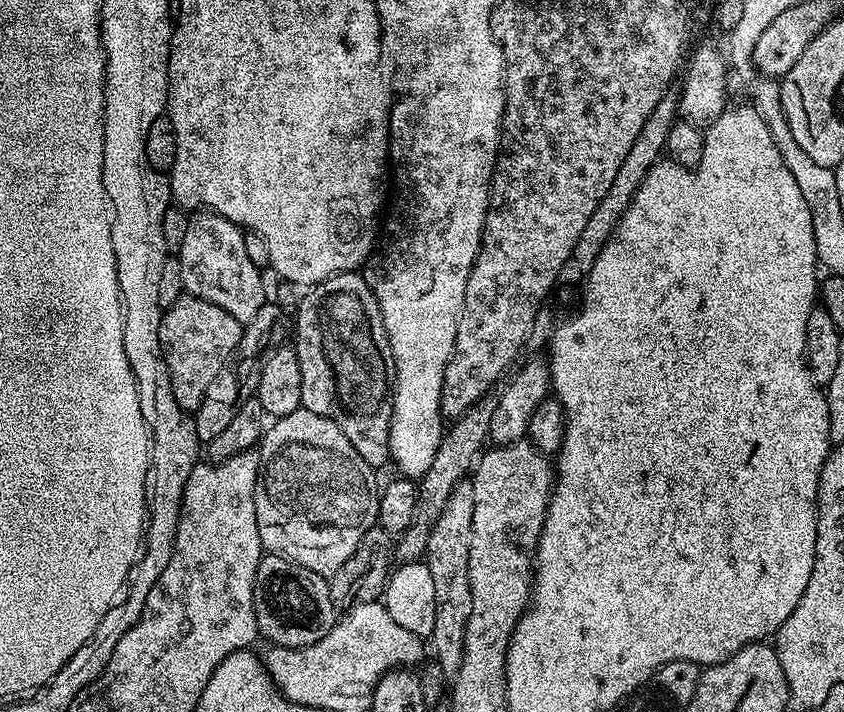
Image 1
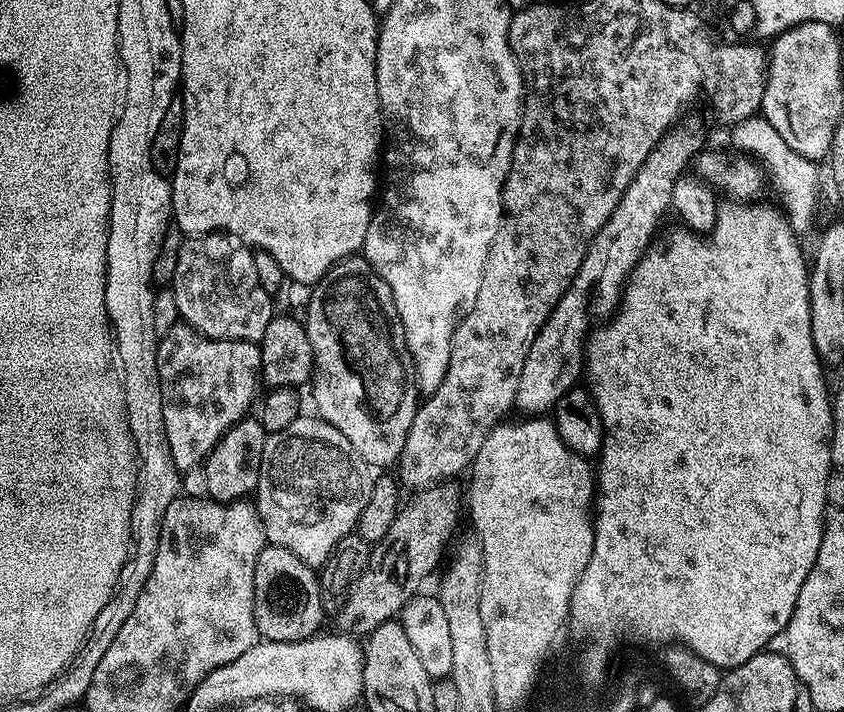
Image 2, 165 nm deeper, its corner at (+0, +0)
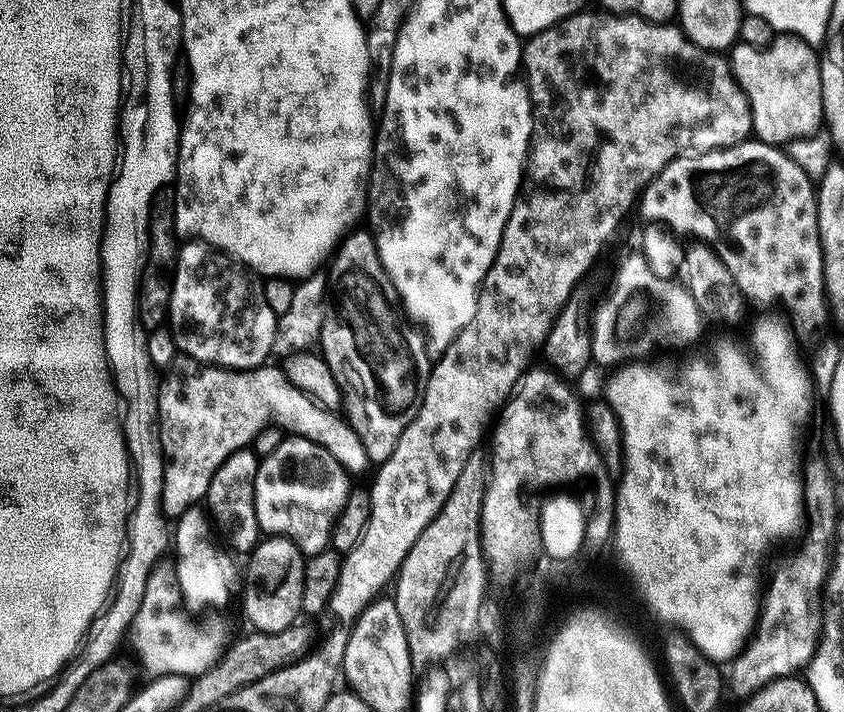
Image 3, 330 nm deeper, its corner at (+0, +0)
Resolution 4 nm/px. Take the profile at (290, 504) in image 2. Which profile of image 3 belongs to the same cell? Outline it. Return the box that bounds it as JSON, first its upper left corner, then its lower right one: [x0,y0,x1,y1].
[256,434,350,557]

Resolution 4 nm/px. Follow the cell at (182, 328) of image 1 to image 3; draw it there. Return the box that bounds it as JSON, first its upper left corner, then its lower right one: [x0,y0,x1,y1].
[158,358,370,518]

